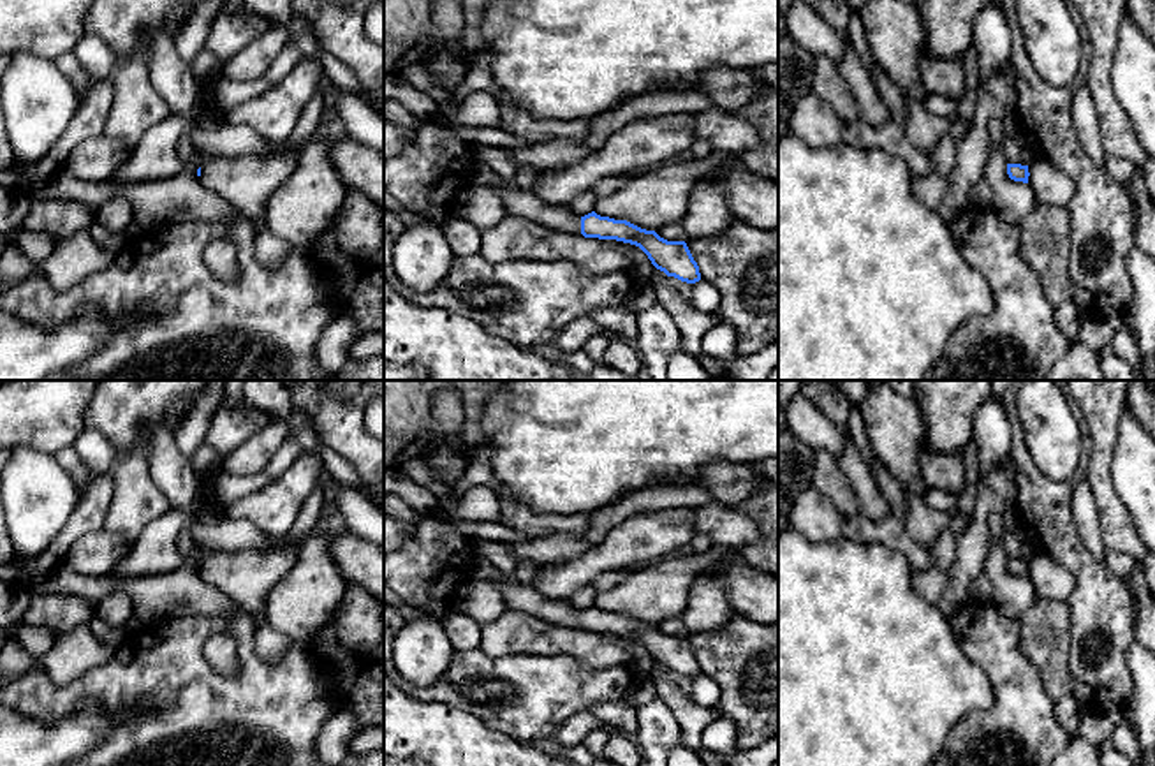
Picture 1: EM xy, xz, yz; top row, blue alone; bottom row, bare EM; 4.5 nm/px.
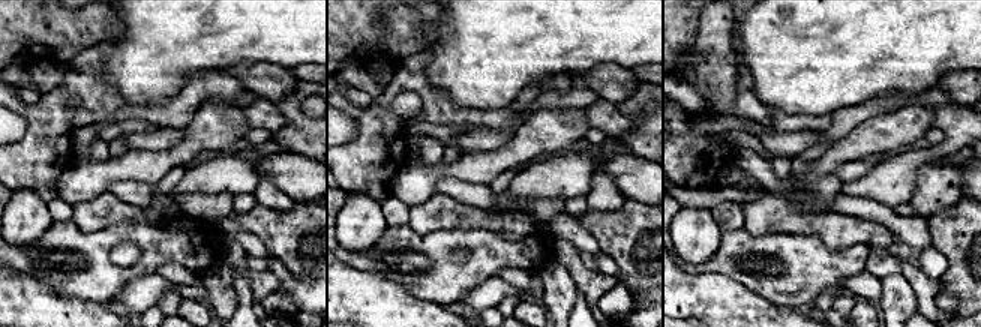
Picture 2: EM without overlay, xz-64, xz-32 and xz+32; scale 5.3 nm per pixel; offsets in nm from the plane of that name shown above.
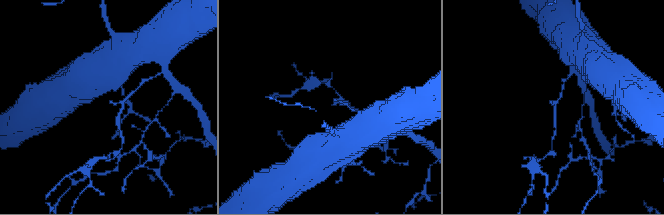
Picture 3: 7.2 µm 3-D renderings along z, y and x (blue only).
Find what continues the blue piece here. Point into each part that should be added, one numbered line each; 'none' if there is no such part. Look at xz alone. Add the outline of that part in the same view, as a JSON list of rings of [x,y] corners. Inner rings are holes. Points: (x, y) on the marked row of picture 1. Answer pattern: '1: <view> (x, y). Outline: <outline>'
1: xz (527, 205). Outline: [[[475,162],[472,187],[482,185],[497,190],[509,215],[521,215],[542,227],[569,234],[581,234],[581,217],[574,215],[565,204],[549,204],[532,192],[521,192],[511,181],[497,174],[488,164]]]

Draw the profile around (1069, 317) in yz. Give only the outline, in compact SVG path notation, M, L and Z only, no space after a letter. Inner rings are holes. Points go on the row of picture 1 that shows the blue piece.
M1070 299L1070 301L1065 301L1063 305L1055 308L1055 319L1056 319L1056 324L1062 329L1062 333L1070 342L1074 342L1079 329L1081 329L1085 315L1078 308L1078 305Z

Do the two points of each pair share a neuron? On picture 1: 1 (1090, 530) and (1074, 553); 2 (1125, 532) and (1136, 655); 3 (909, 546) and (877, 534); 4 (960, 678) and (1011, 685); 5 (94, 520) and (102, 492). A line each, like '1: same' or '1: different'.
1: different
2: different
3: same
4: different
5: same

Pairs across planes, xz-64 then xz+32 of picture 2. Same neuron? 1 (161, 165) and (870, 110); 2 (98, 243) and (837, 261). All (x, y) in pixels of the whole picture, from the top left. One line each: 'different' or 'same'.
1: different
2: same

